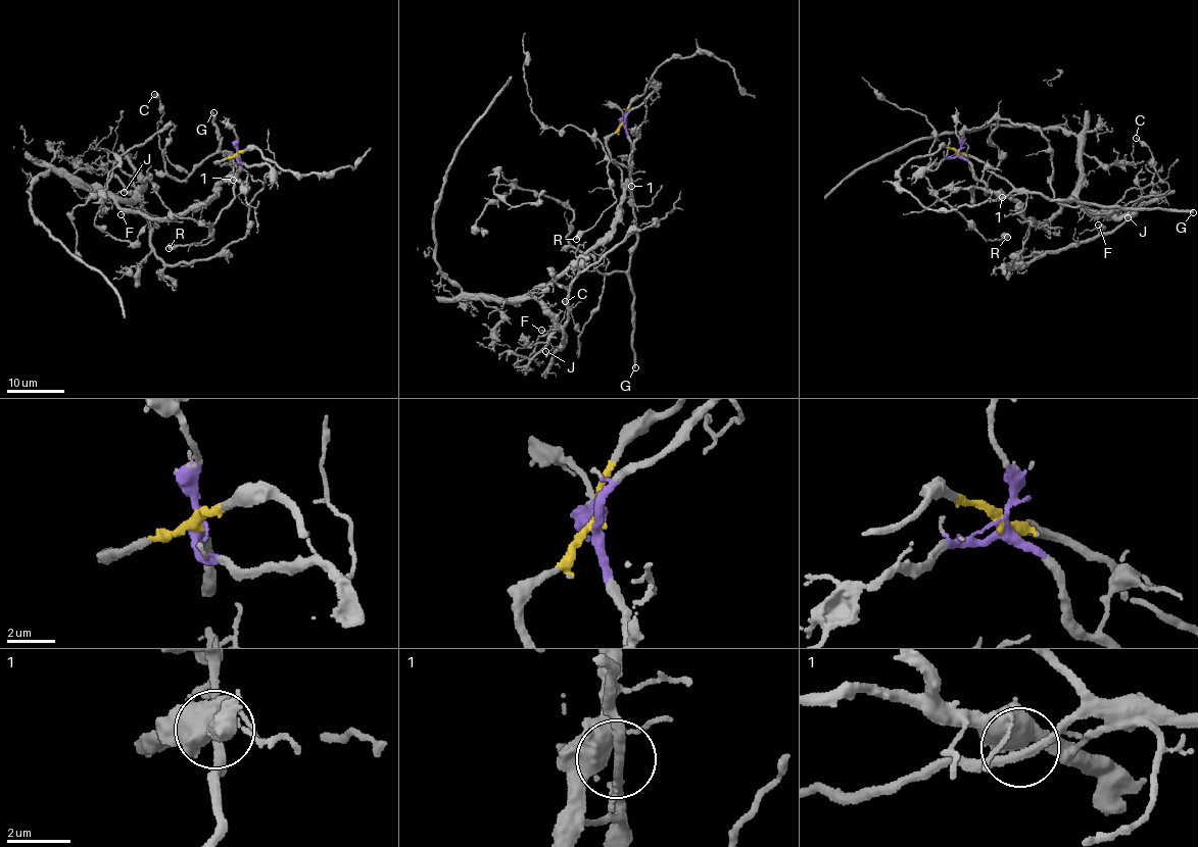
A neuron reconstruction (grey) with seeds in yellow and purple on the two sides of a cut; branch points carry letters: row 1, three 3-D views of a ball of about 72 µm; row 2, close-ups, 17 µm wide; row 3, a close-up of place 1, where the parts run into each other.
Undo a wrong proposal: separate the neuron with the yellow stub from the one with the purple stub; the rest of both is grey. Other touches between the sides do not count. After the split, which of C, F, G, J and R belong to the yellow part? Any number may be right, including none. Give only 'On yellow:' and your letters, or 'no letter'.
On yellow: C, G, R

